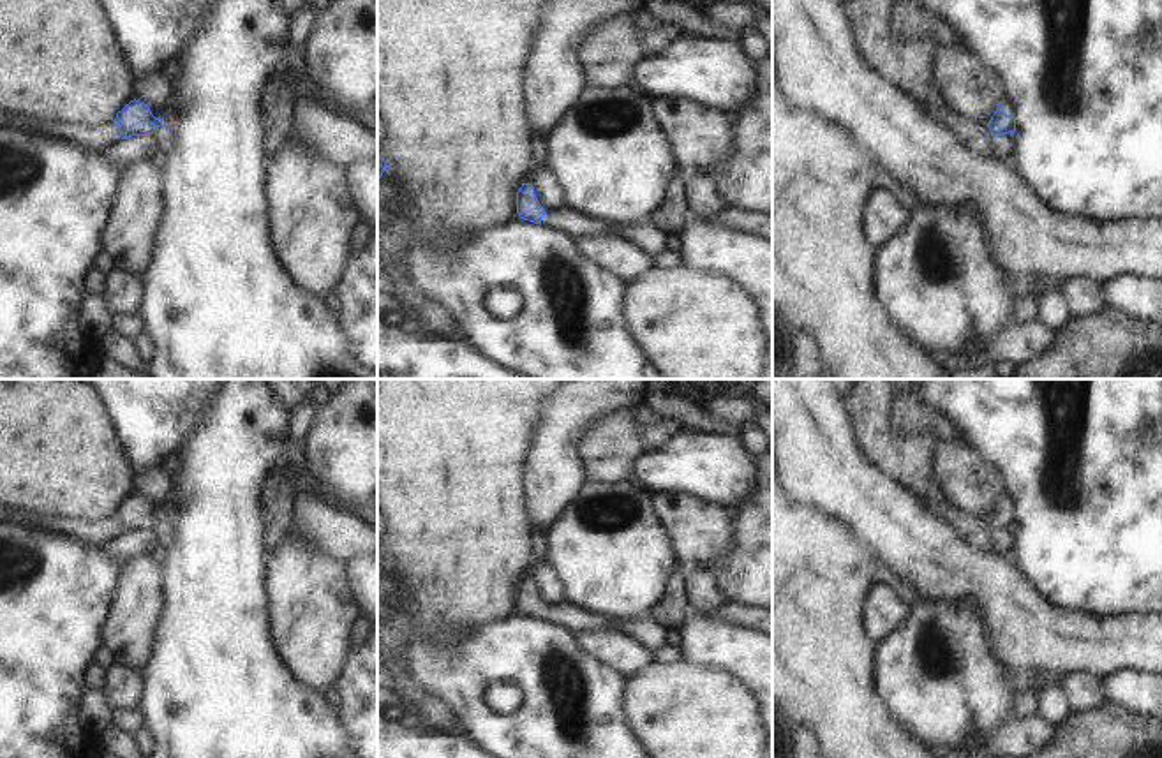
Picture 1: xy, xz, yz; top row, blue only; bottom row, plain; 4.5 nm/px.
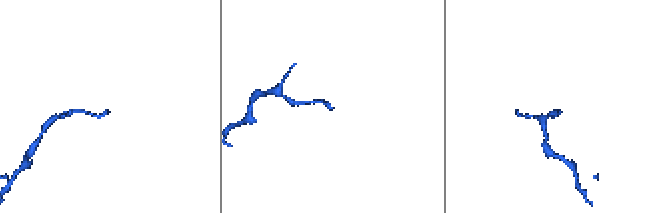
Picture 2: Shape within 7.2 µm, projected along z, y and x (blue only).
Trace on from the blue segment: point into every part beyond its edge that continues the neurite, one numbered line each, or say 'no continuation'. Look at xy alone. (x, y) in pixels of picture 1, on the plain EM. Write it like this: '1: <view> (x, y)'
1: xy (166, 510)

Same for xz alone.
1: xz (563, 614)

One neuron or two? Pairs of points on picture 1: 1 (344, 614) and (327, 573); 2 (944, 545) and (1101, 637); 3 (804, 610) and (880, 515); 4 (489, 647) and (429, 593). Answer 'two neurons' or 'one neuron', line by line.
1: one neuron
2: one neuron
3: two neurons
4: two neurons

